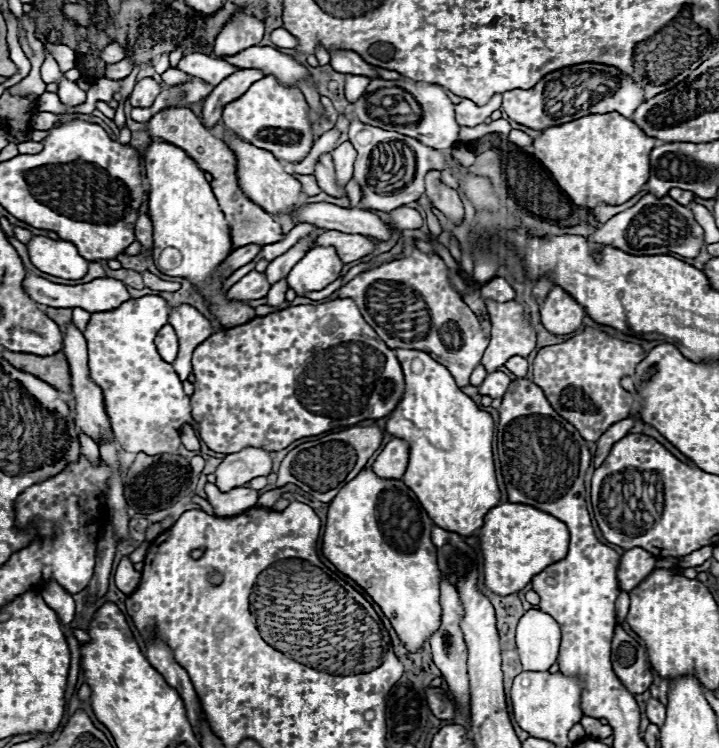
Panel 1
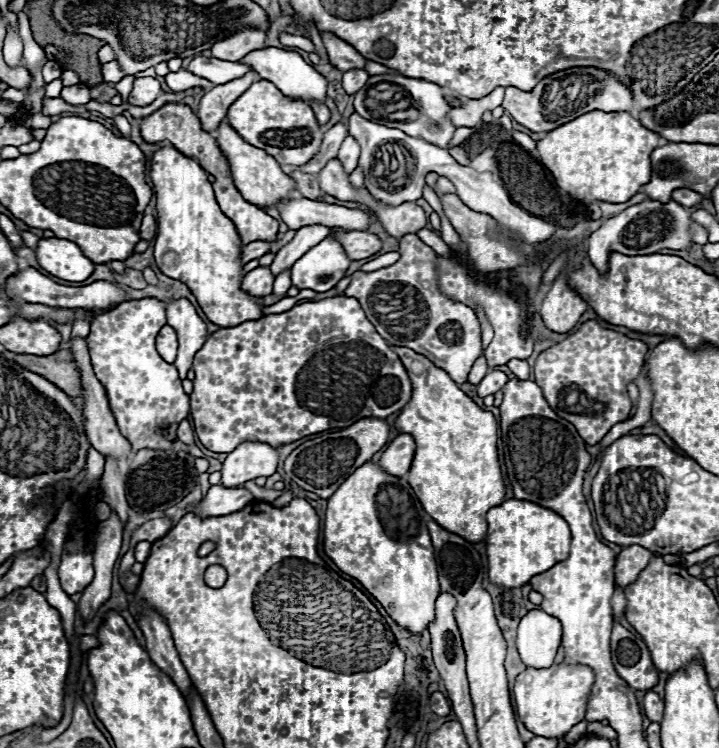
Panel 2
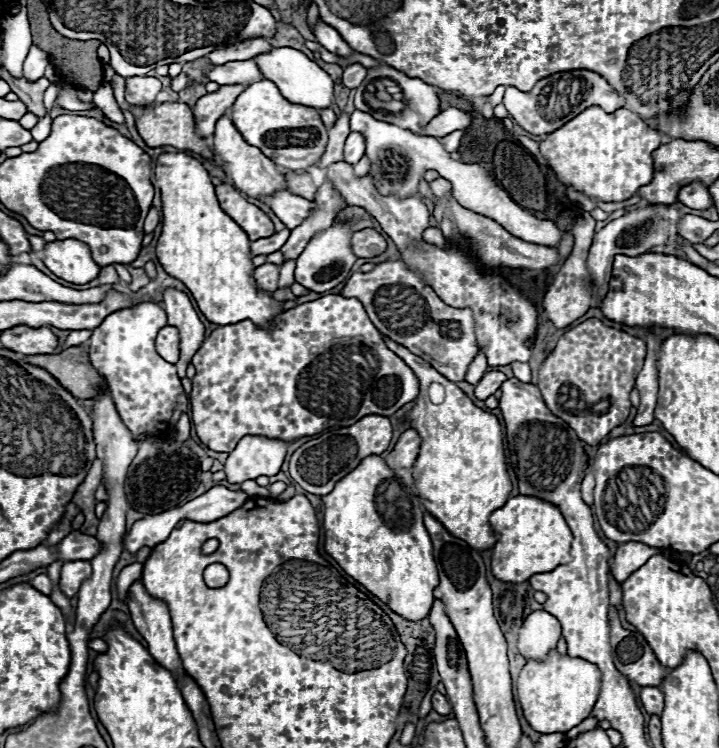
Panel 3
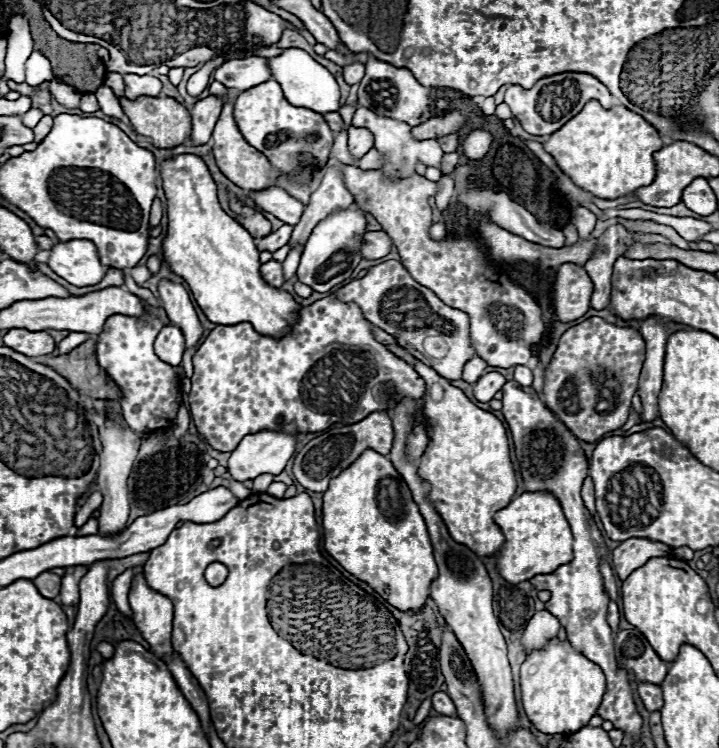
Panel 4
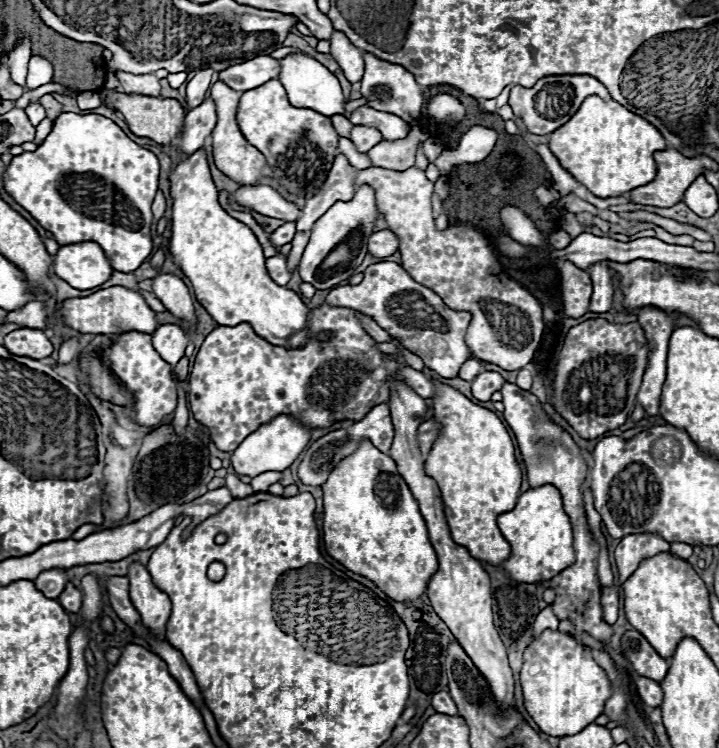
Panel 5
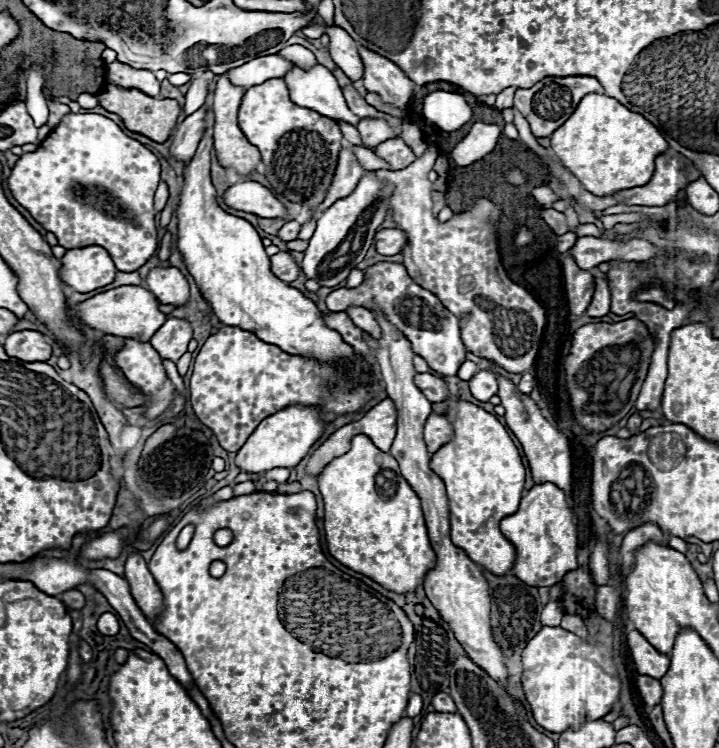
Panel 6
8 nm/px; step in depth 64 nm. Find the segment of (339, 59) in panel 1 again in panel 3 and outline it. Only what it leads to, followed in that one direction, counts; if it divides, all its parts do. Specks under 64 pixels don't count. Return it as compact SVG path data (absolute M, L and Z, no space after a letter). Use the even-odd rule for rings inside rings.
M316 20L314 24L314 34L316 34L316 40L318 44L322 44L326 50L338 54L338 56L350 56L352 54L352 48L342 40L342 36L328 24L324 24L324 20Z

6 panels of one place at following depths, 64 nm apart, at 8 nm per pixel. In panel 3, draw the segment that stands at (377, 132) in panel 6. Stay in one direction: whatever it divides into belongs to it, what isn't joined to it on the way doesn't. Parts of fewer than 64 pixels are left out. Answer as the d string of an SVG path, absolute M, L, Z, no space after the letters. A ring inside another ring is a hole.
M350 132L350 136L346 138L346 146L344 146L344 160L348 164L356 164L364 156L364 148L366 148L364 136L360 132Z

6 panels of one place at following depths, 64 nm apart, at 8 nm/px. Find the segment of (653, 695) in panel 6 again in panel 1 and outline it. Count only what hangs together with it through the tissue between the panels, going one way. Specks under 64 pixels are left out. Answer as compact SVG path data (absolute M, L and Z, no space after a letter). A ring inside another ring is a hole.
M650 698L650 700L646 702L646 716L648 716L648 720L650 720L652 724L662 726L662 724L664 724L664 716L666 716L664 704L662 704L658 698Z

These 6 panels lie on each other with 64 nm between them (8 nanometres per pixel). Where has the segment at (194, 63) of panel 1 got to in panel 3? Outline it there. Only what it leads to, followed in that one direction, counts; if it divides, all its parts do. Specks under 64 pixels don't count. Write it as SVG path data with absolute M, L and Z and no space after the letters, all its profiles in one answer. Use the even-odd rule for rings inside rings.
M254 58L236 60L236 62L222 64L222 66L208 66L208 68L204 68L204 76L208 80L212 80L212 82L218 82L220 86L224 86L224 84L250 86L252 82L264 80L264 74L260 72L260 68L258 68Z

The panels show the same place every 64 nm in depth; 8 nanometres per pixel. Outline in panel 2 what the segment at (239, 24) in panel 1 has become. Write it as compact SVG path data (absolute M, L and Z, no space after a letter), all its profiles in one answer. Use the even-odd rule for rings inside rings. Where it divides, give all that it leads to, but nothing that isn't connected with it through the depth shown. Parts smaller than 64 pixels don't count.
M240 30L212 46L212 58L216 60L242 60L248 52L264 48L266 34L262 30Z

